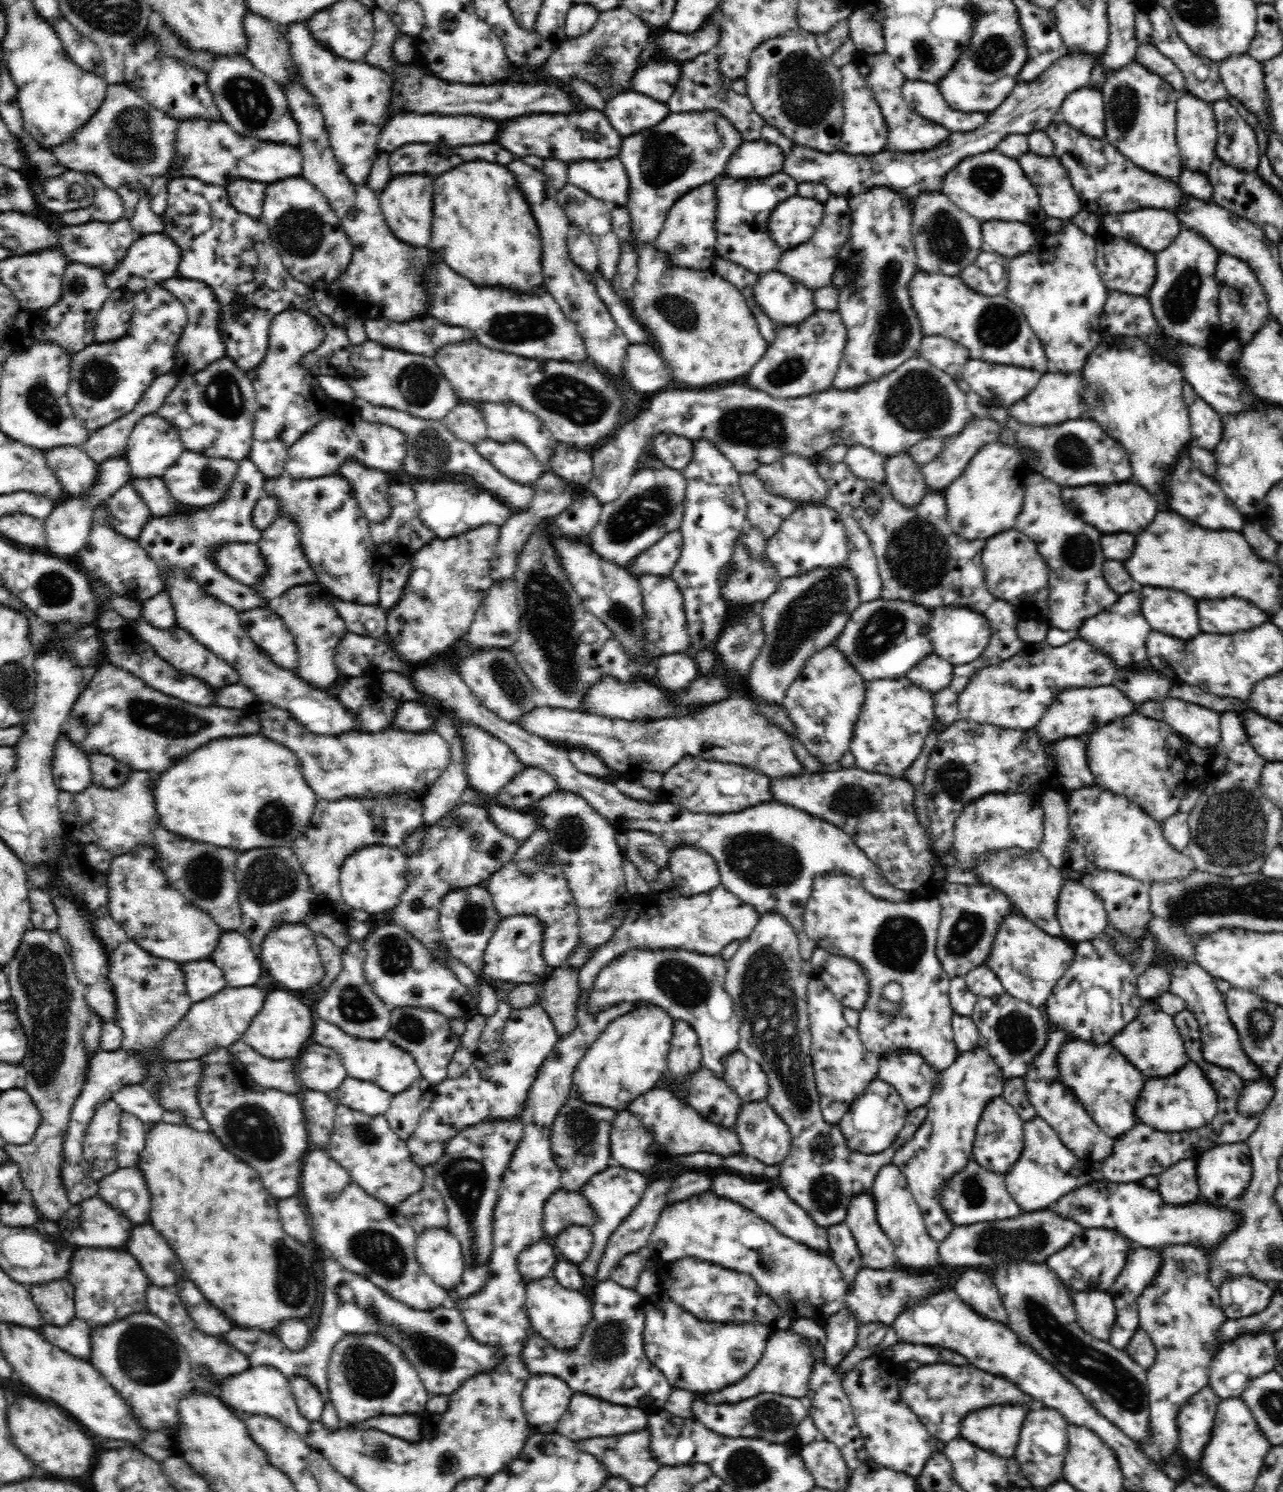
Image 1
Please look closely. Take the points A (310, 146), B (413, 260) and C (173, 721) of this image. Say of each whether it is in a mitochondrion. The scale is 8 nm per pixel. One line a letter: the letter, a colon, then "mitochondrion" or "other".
A: other
B: mitochondrion
C: mitochondrion

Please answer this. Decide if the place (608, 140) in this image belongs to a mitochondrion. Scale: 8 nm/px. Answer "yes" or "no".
no

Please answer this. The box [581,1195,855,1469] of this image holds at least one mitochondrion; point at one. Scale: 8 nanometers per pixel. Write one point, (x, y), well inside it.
(609, 1340)

